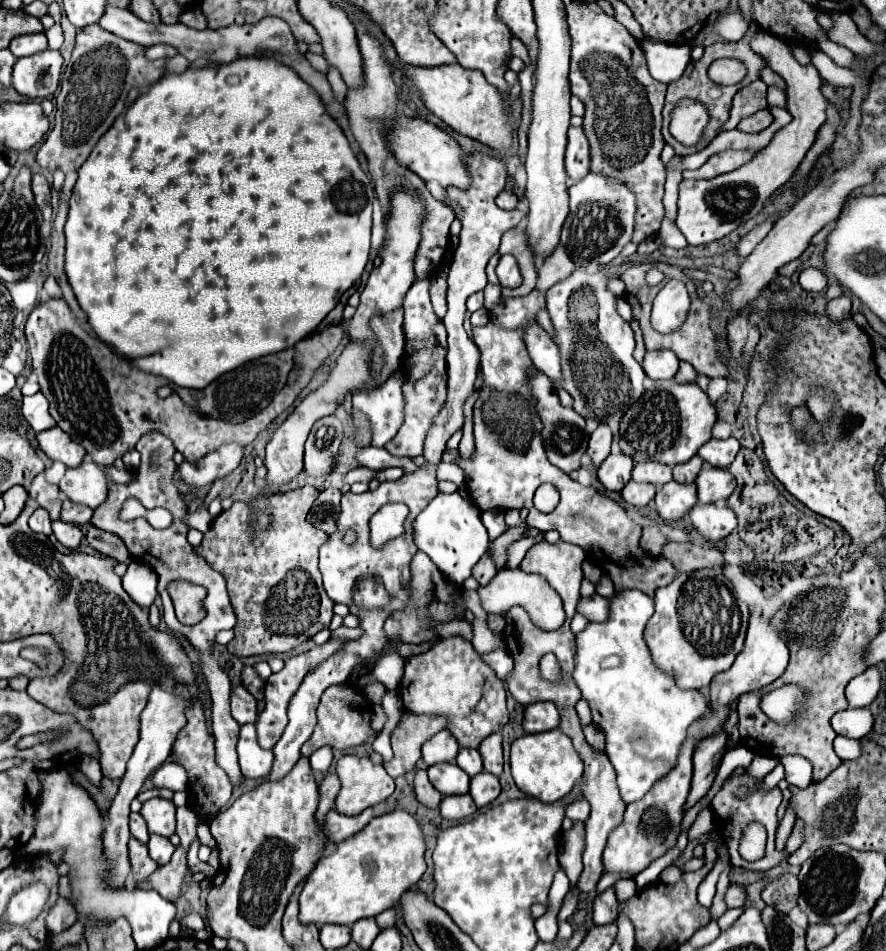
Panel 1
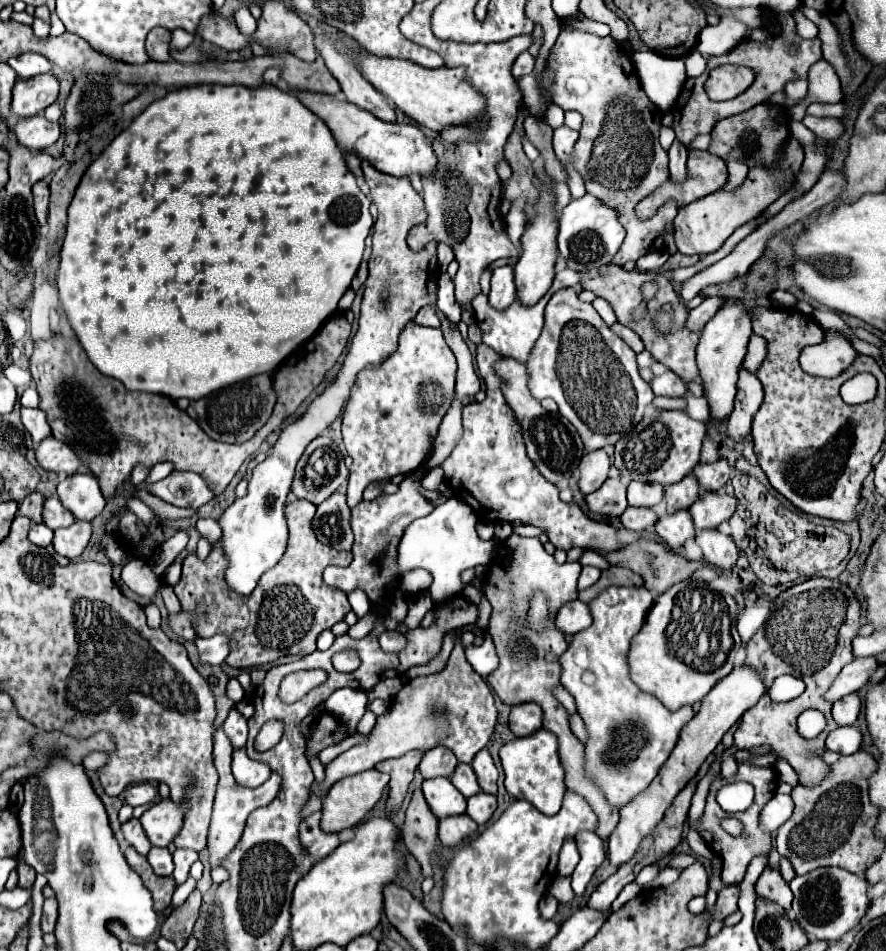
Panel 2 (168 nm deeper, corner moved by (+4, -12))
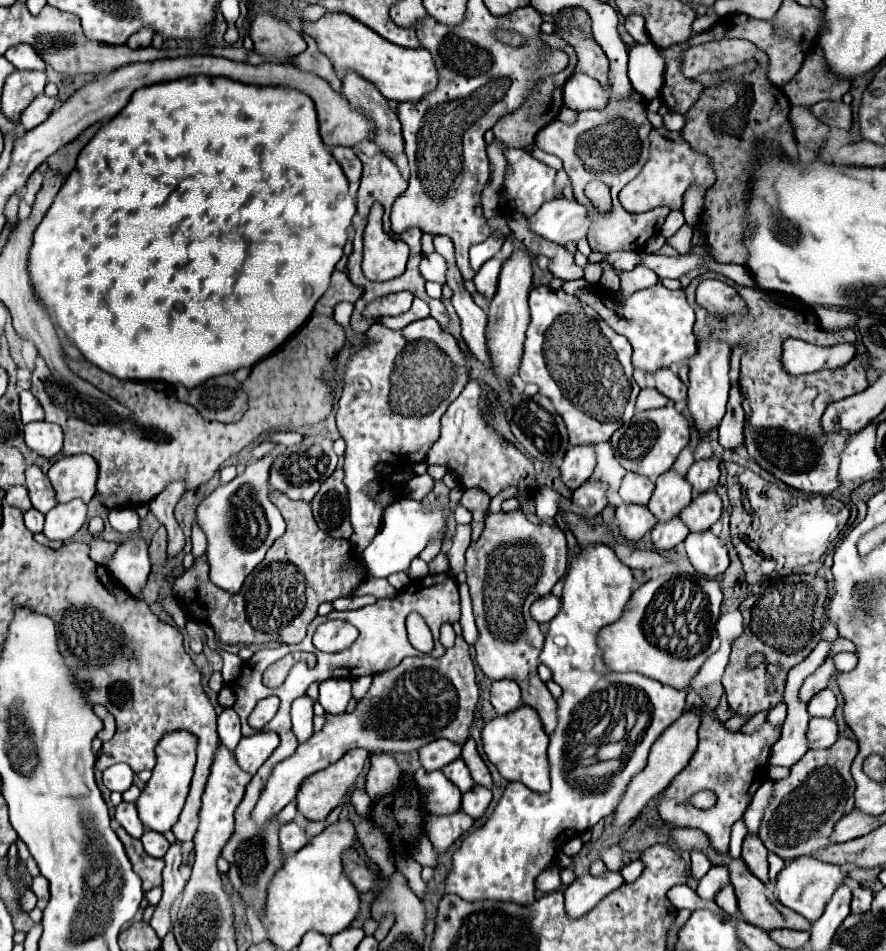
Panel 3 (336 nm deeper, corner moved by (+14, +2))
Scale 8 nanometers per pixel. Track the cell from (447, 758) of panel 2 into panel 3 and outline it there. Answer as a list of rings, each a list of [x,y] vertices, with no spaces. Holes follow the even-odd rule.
[[[434,740],[420,748],[420,762],[426,770],[440,770],[460,758],[460,746],[450,740]]]

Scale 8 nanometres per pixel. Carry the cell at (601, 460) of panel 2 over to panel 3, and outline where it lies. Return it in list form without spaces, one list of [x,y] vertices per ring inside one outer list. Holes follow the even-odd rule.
[[[586,444],[574,446],[564,456],[564,462],[560,466],[560,478],[570,490],[576,490],[592,476],[594,466],[596,466],[594,446],[586,446]]]

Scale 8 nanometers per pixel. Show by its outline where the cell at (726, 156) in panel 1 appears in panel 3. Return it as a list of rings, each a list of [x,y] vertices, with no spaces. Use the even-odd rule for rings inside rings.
[[[652,128],[650,132],[650,160],[644,164],[642,172],[628,182],[620,192],[620,202],[630,212],[648,212],[658,206],[668,206],[670,210],[682,210],[684,192],[692,184],[710,188],[714,184],[714,170],[706,156],[694,152],[680,132],[670,132],[666,128]]]

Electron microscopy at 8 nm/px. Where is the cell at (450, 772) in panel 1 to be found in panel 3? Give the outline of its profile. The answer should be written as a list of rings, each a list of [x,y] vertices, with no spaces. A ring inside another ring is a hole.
[[[424,768],[414,772],[416,784],[426,792],[426,808],[430,814],[450,814],[460,810],[460,798],[462,794],[450,780],[438,770],[438,772],[426,772]]]

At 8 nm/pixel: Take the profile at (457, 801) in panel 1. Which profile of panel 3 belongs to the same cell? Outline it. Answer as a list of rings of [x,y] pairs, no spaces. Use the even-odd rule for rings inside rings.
[[[462,810],[448,816],[428,816],[426,836],[432,842],[434,850],[446,852],[464,832],[470,830],[474,820]]]

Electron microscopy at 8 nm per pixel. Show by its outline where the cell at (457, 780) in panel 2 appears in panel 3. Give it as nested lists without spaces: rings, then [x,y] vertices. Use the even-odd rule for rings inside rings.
[[[460,758],[454,760],[454,762],[450,762],[446,768],[442,768],[442,772],[444,772],[444,776],[446,776],[450,782],[454,782],[454,784],[460,788],[462,794],[468,792],[468,790],[474,786],[474,780],[472,780],[470,772],[468,772],[466,764],[464,764]]]

